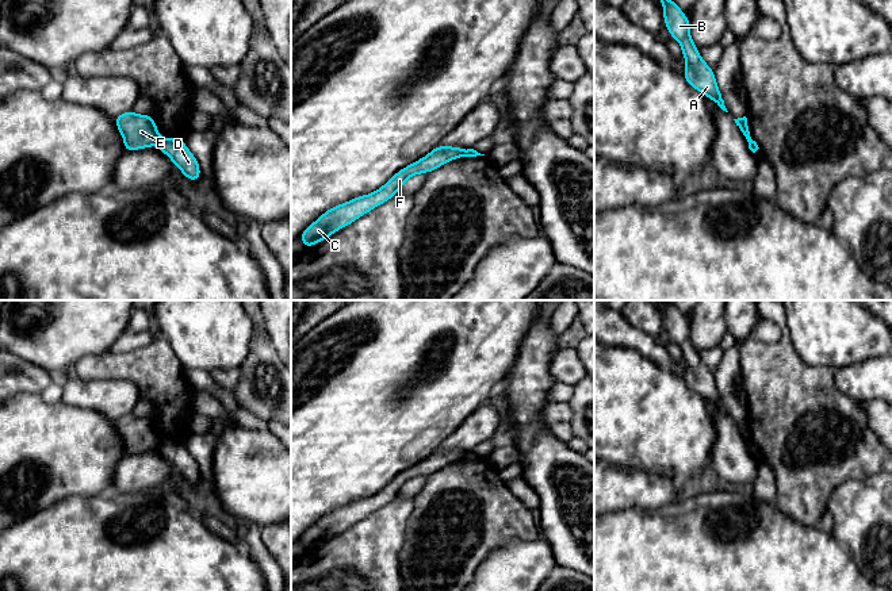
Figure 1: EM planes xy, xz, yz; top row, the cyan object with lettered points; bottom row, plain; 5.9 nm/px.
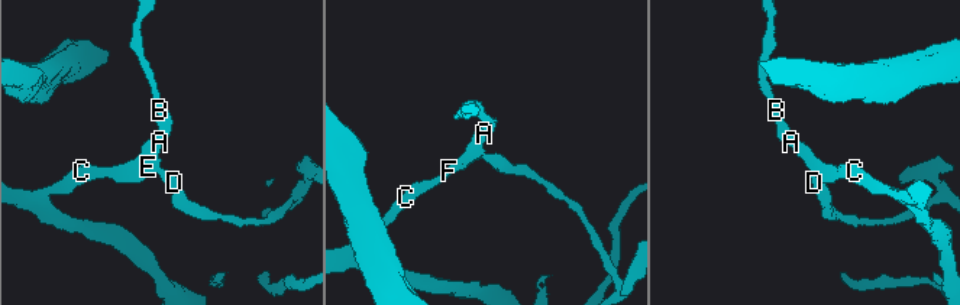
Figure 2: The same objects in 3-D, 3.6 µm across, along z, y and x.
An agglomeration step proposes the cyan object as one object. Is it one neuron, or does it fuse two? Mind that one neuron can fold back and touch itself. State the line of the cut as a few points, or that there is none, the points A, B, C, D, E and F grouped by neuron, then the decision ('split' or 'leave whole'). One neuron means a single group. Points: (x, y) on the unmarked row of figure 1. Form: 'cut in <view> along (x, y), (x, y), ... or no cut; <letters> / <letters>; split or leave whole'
cut in xy along (161, 441), (157, 446); A B C E F / D; split

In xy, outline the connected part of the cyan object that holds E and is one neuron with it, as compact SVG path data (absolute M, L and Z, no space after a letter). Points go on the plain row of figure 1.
M130 412L115 421L115 429L123 440L125 454L150 450L161 444L153 418L137 418Z

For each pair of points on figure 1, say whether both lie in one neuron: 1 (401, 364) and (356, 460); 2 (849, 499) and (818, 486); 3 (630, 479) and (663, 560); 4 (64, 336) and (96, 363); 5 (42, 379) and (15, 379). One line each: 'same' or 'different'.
1: same
2: different
3: different
4: different
5: same

